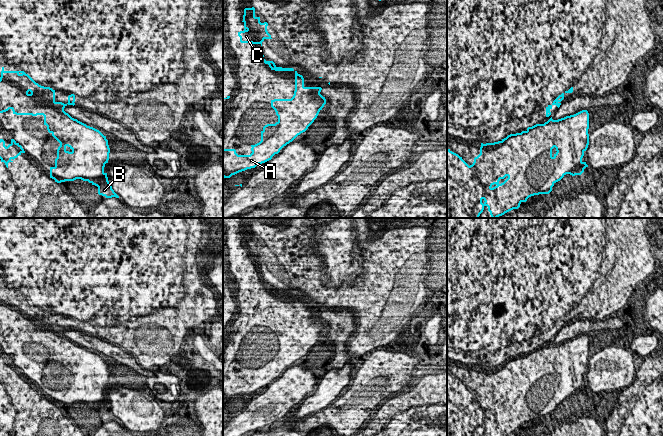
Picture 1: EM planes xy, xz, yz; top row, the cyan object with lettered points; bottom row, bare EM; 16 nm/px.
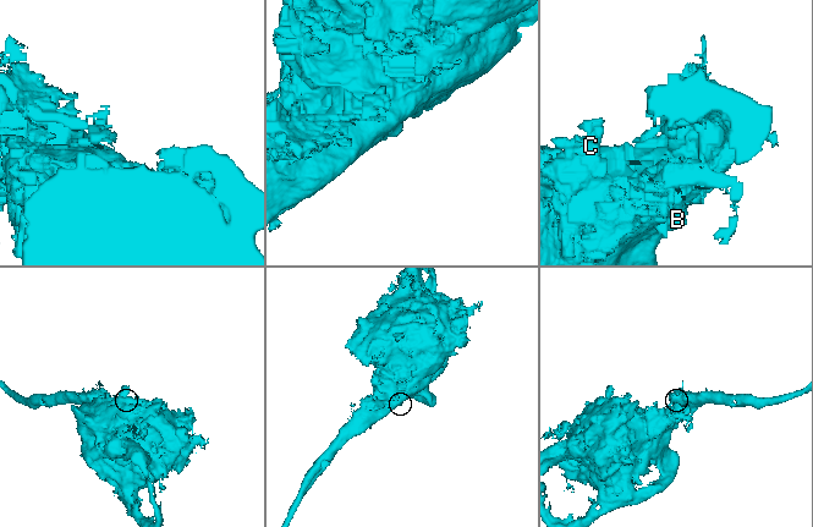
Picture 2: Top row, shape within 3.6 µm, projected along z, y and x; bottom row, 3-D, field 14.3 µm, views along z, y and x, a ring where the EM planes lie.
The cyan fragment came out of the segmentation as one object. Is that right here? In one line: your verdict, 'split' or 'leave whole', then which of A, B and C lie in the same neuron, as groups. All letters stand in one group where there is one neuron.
leave whole; groups A B C

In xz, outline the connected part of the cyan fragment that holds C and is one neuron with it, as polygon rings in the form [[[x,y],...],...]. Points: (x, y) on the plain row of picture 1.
[[[254,231],[244,233],[242,246],[244,247],[245,253],[238,256],[241,267],[260,268],[262,270],[262,266],[265,263],[272,263],[267,255],[268,247],[260,246],[260,241],[255,240]]]

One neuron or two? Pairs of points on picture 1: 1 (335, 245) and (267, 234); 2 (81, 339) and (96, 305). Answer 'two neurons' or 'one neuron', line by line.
1: one neuron
2: two neurons

